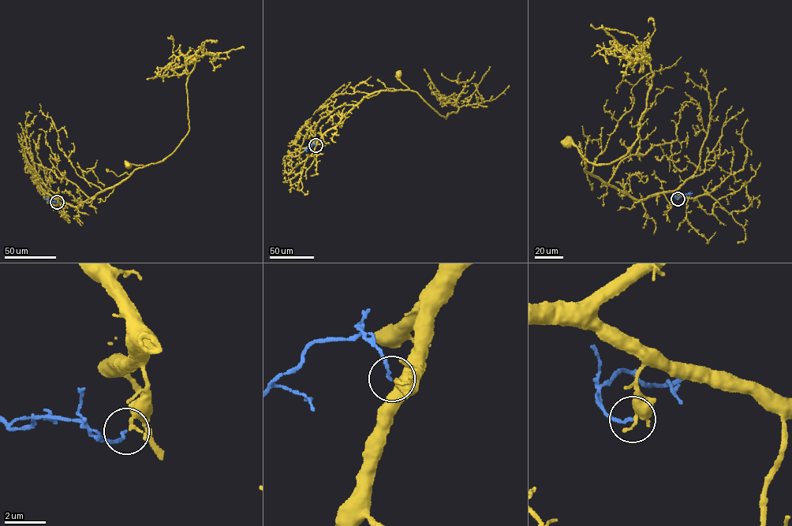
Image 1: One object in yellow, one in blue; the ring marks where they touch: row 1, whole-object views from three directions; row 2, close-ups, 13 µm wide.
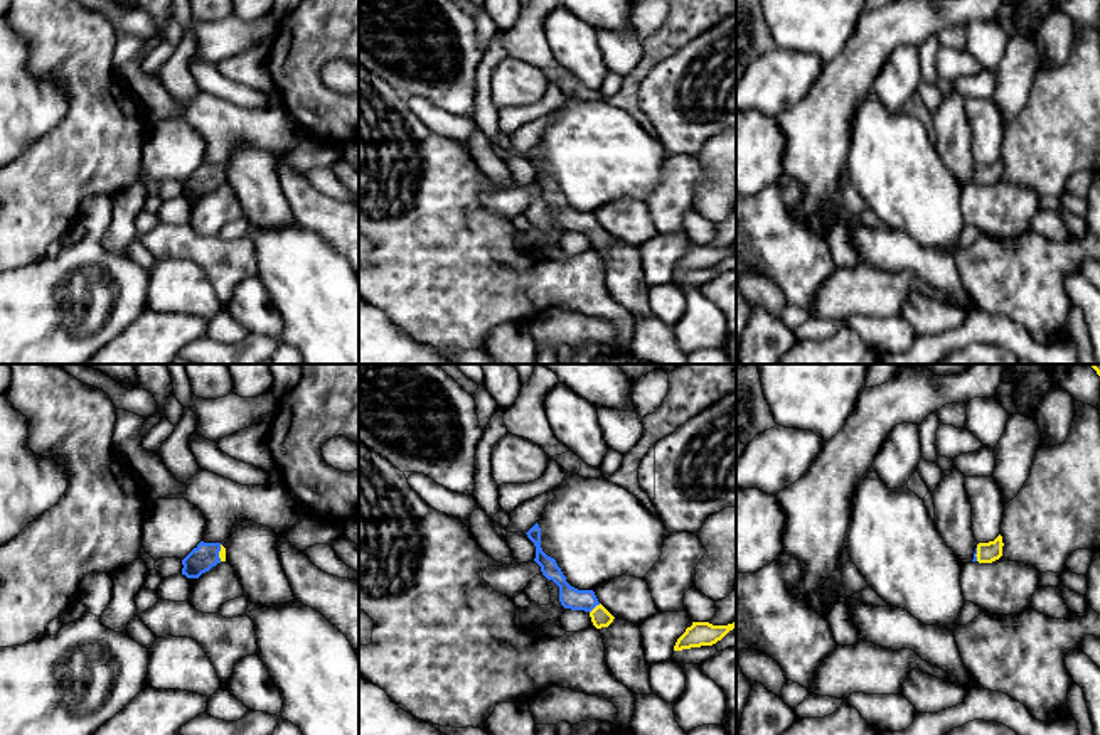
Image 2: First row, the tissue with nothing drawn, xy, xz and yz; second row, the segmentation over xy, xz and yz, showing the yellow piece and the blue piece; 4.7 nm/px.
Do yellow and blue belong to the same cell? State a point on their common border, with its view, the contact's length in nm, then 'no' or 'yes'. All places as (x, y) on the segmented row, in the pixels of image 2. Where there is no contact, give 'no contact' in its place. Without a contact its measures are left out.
meets yellow in xz at (595, 607); contact 70 nm long; yes

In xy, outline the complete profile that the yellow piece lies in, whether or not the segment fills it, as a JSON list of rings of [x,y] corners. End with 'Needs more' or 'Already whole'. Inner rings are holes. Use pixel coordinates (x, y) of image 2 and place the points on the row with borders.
[[[200,541],[184,560],[182,575],[199,578],[217,563],[226,561],[226,548],[221,543]]]. Needs more

